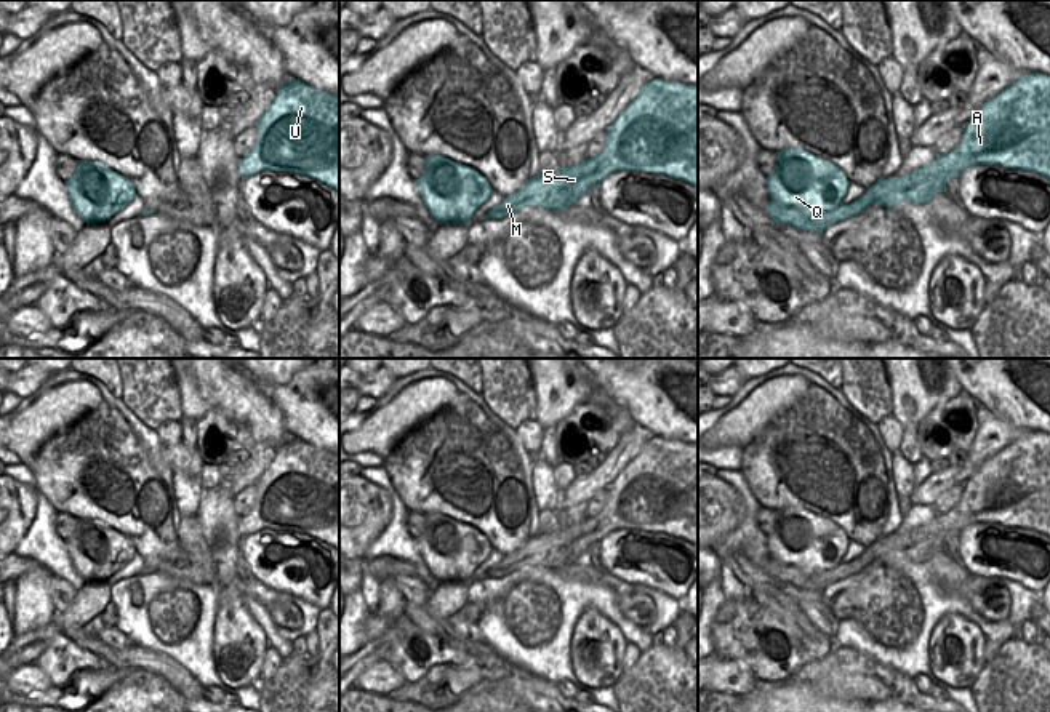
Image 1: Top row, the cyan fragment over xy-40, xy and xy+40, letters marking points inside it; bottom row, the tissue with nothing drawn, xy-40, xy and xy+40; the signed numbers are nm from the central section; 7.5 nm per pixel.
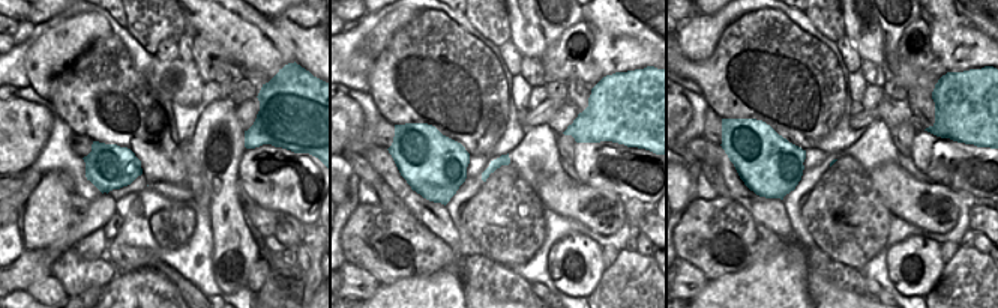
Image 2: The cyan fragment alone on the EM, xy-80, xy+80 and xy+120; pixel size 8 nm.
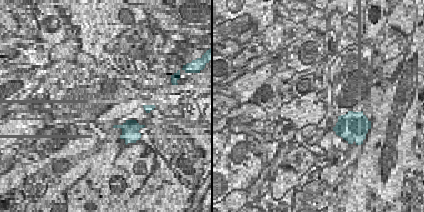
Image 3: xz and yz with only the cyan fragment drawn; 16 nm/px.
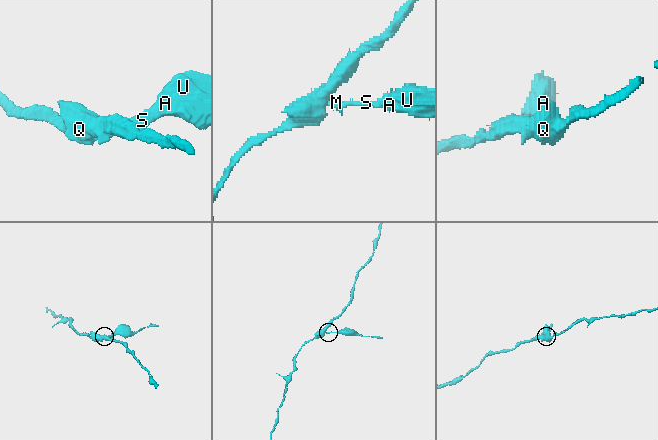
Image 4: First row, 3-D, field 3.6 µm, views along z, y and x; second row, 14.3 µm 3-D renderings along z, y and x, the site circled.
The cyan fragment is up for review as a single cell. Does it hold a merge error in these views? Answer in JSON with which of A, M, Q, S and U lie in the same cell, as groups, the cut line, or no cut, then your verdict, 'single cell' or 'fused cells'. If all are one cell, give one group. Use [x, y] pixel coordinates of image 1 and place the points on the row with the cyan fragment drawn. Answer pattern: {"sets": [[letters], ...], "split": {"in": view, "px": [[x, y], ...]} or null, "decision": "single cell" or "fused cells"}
{"sets": [["A", "M", "S", "U"], ["Q"]], "split": {"in": "xy+40", "px": [[841, 204], [810, 221]]}, "decision": "fused cells"}

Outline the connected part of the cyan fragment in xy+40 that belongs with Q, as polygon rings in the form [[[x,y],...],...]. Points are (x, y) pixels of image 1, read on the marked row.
[[[784,149],[776,154],[778,162],[767,176],[767,192],[771,197],[768,214],[778,224],[821,234],[826,227],[815,226],[812,219],[836,211],[850,181],[829,160],[804,149]]]

